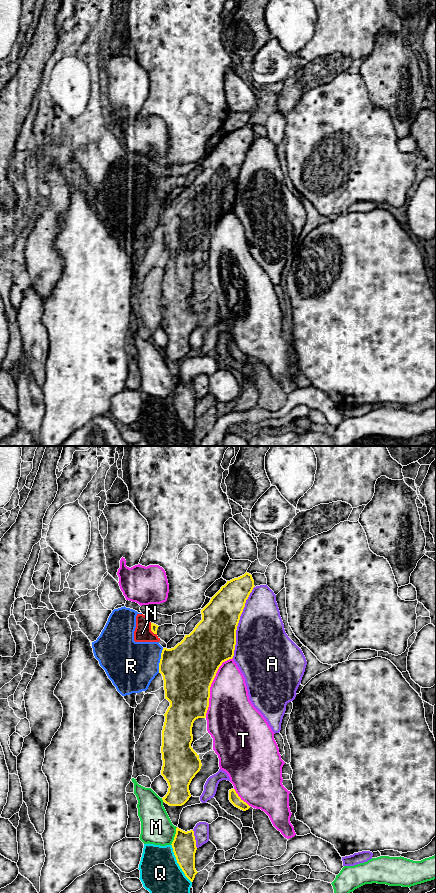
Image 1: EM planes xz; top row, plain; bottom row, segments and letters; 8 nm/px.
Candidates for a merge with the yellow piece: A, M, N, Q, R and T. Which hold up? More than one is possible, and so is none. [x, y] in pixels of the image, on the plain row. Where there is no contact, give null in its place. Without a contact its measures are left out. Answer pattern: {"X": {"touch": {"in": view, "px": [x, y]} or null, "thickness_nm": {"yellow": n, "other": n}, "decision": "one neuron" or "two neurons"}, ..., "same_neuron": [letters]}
{"A": {"touch": {"in": "xz", "px": [238, 174]}, "thickness_nm": {"yellow": 360, "other": 420}, "decision": "two neurons"}, "M": {"touch": {"in": "xz", "px": [175, 388]}, "thickness_nm": {"yellow": 190, "other": 260}, "decision": "two neurons"}, "N": {"touch": {"in": "xz", "px": [151, 181]}, "thickness_nm": {"yellow": 60, "other": 140}, "decision": "two neurons"}, "Q": {"touch": {"in": "xz", "px": [177, 414]}, "thickness_nm": {"yellow": 190, "other": 320}, "decision": "two neurons"}, "R": {"touch": {"in": "xz", "px": [160, 212]}, "thickness_nm": {"yellow": 420, "other": 400}, "decision": "two neurons"}, "T": {"touch": {"in": "xz", "px": [210, 237]}, "thickness_nm": {"yellow": 420, "other": 360}, "decision": "two neurons"}, "same_neuron": []}

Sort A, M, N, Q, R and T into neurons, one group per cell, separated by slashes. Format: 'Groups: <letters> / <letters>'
Groups: A / M / N R / Q / T

